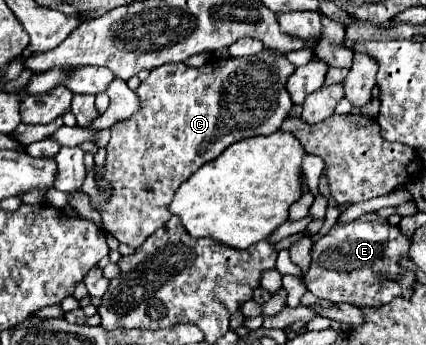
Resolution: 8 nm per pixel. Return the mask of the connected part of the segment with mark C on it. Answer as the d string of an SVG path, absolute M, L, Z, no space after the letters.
M267 50L257 56L211 60L201 68L191 68L183 62L153 68L147 80L143 80L137 88L137 96L143 102L141 112L111 126L105 174L101 182L101 186L113 188L109 204L101 210L105 230L129 246L141 246L147 236L163 228L171 218L169 202L173 200L177 188L193 176L193 172L197 172L205 162L217 158L233 142L267 136L279 130L281 122L293 108L291 96L285 90L285 82L293 72L295 66L287 58L277 60Z

